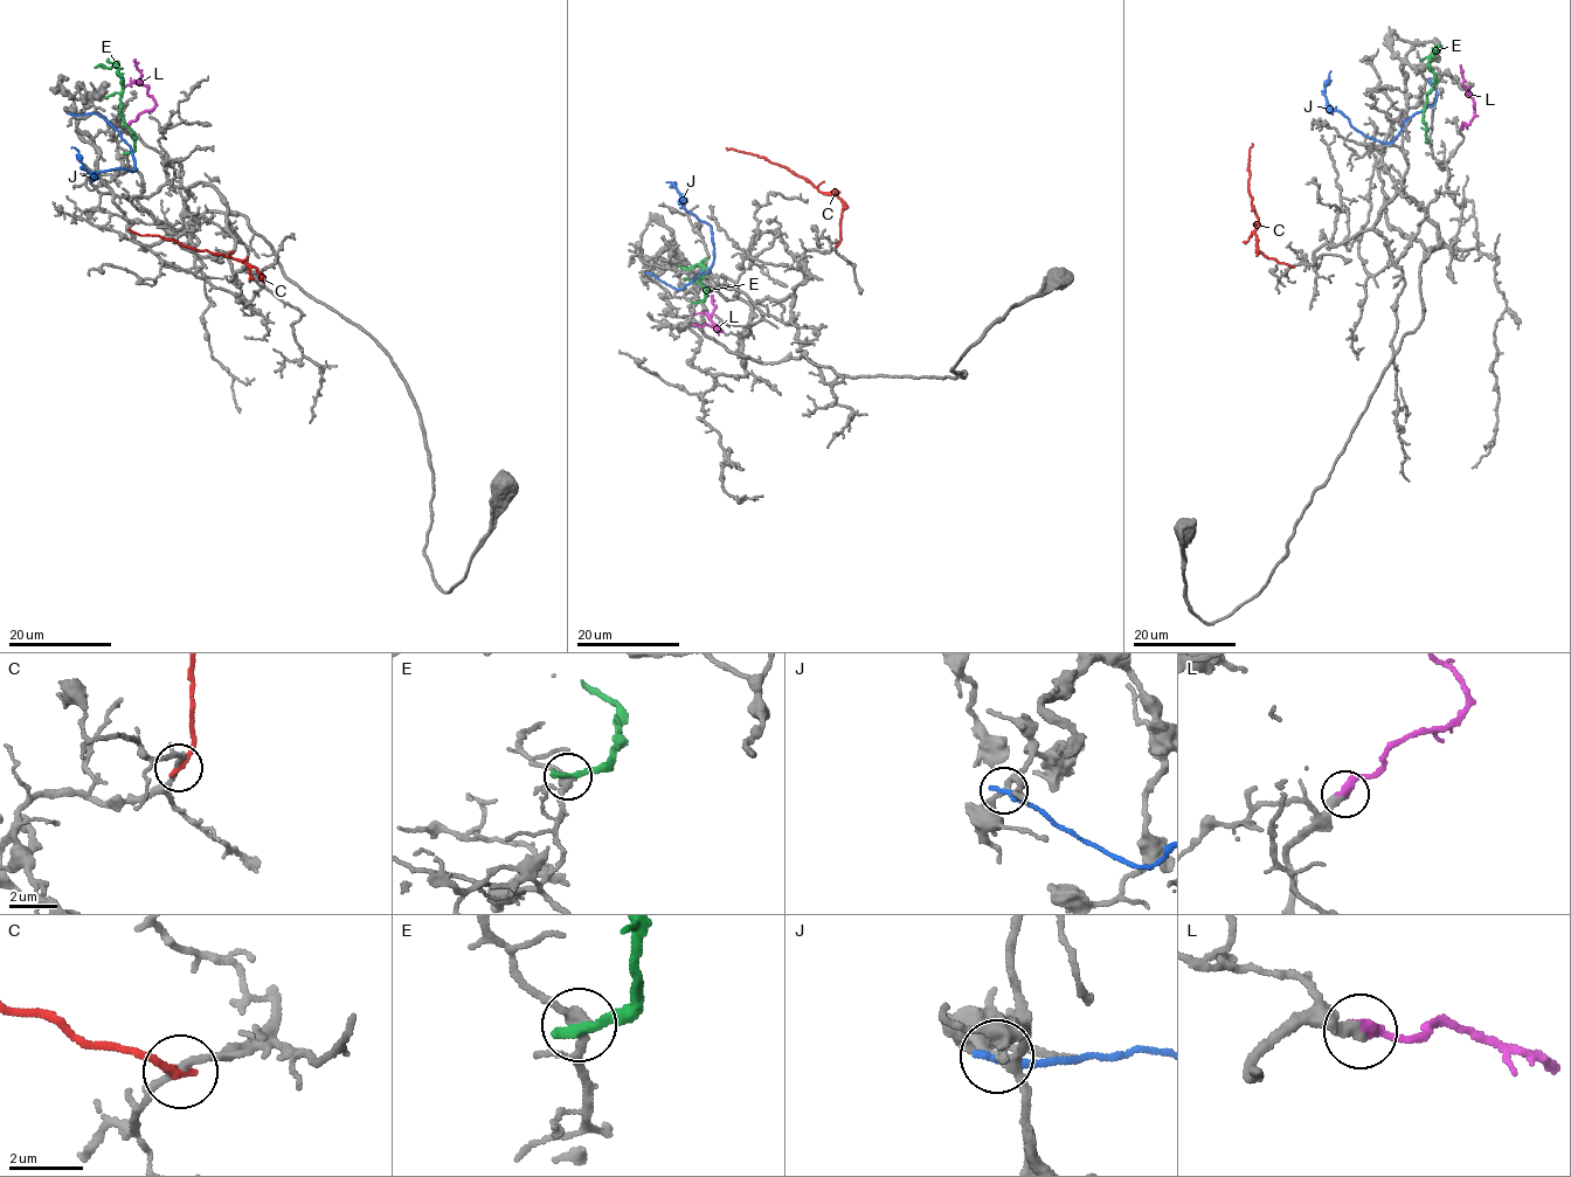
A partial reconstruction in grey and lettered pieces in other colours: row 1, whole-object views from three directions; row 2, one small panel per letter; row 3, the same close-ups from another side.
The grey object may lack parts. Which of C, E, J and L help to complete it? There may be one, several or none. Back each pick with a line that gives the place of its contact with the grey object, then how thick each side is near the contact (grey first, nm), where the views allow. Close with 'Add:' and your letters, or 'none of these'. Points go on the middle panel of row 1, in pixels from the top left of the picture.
L: meets grey at (694, 325); 360 nm thick on the grey side, 400 nm on the other
Add: L

